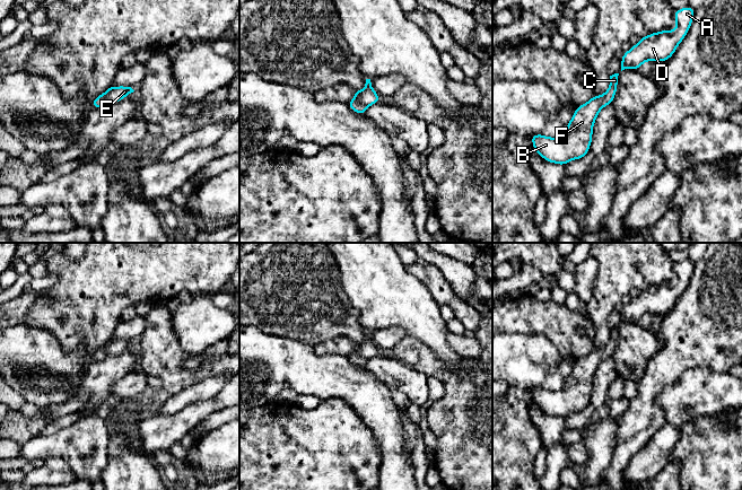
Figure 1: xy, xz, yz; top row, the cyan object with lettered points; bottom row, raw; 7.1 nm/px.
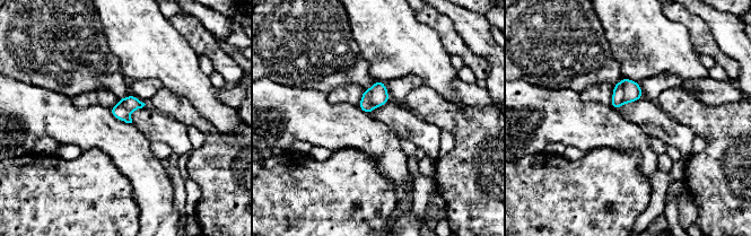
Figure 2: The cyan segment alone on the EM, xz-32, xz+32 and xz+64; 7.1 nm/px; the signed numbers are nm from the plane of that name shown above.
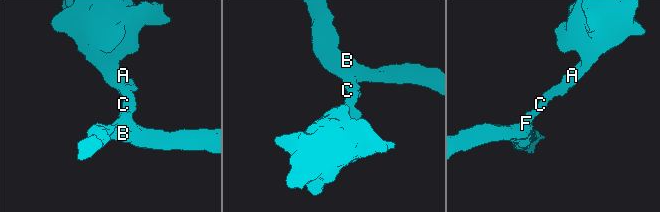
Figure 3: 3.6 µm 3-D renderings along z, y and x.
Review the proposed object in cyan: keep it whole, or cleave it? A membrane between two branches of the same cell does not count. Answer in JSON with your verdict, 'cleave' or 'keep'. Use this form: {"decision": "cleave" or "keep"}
{"decision": "keep"}

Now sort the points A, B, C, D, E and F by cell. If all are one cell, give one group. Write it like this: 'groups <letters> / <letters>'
groups A B C D E F

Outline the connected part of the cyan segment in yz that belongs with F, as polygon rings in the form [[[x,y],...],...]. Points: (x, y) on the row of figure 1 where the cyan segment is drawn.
[[[610,76],[610,86],[603,95],[593,96],[575,108],[570,122],[560,138],[533,134],[533,149],[547,161],[565,166],[570,160],[585,157],[590,150],[593,125],[600,111],[612,104],[618,89],[618,76]]]

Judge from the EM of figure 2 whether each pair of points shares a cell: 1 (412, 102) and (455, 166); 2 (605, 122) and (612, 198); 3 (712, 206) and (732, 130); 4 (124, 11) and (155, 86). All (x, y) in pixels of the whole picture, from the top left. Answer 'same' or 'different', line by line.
1: same
2: different
3: same
4: different

